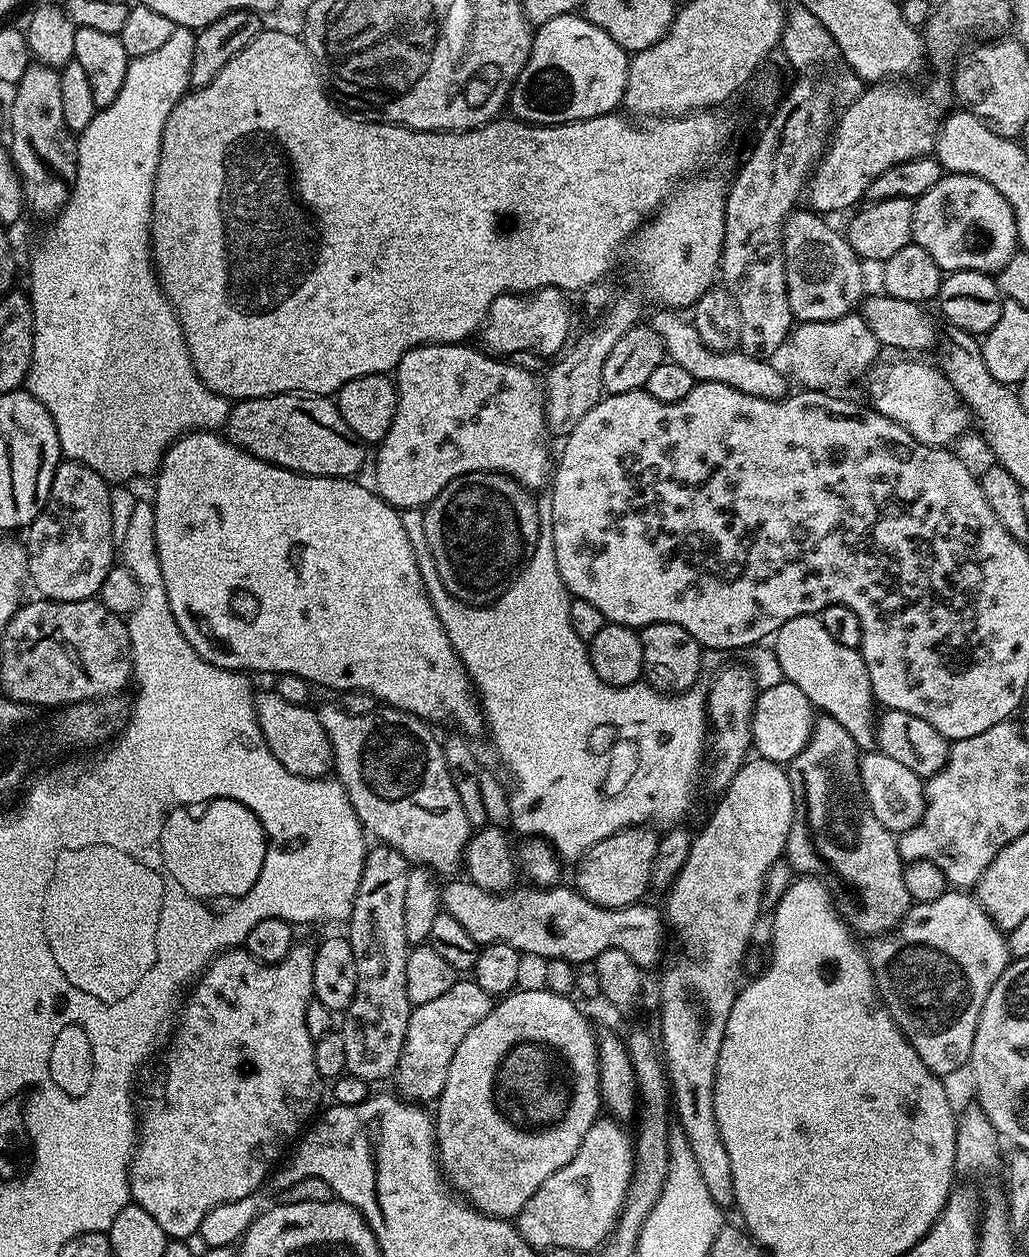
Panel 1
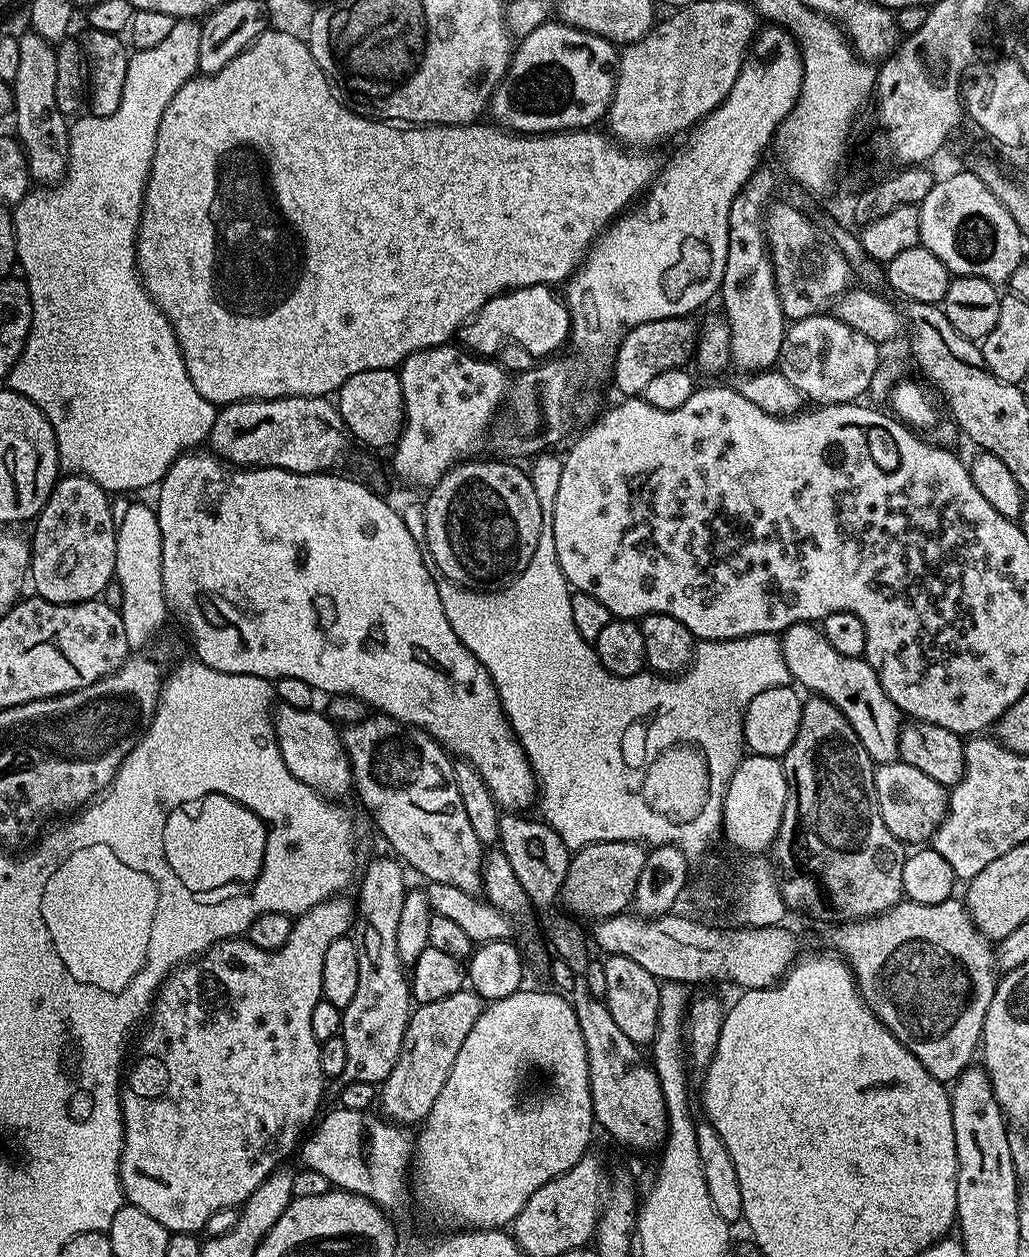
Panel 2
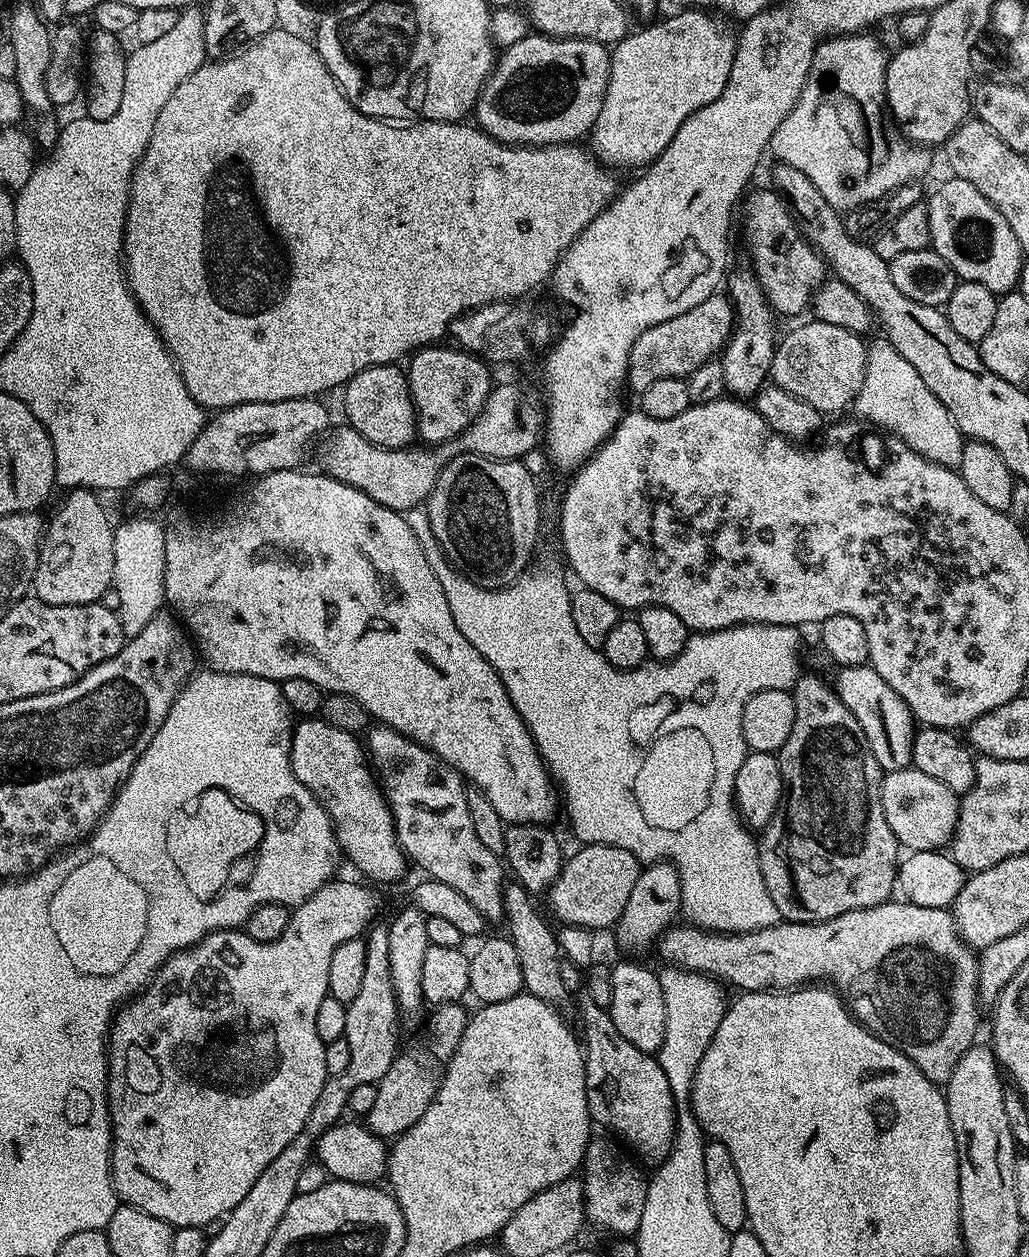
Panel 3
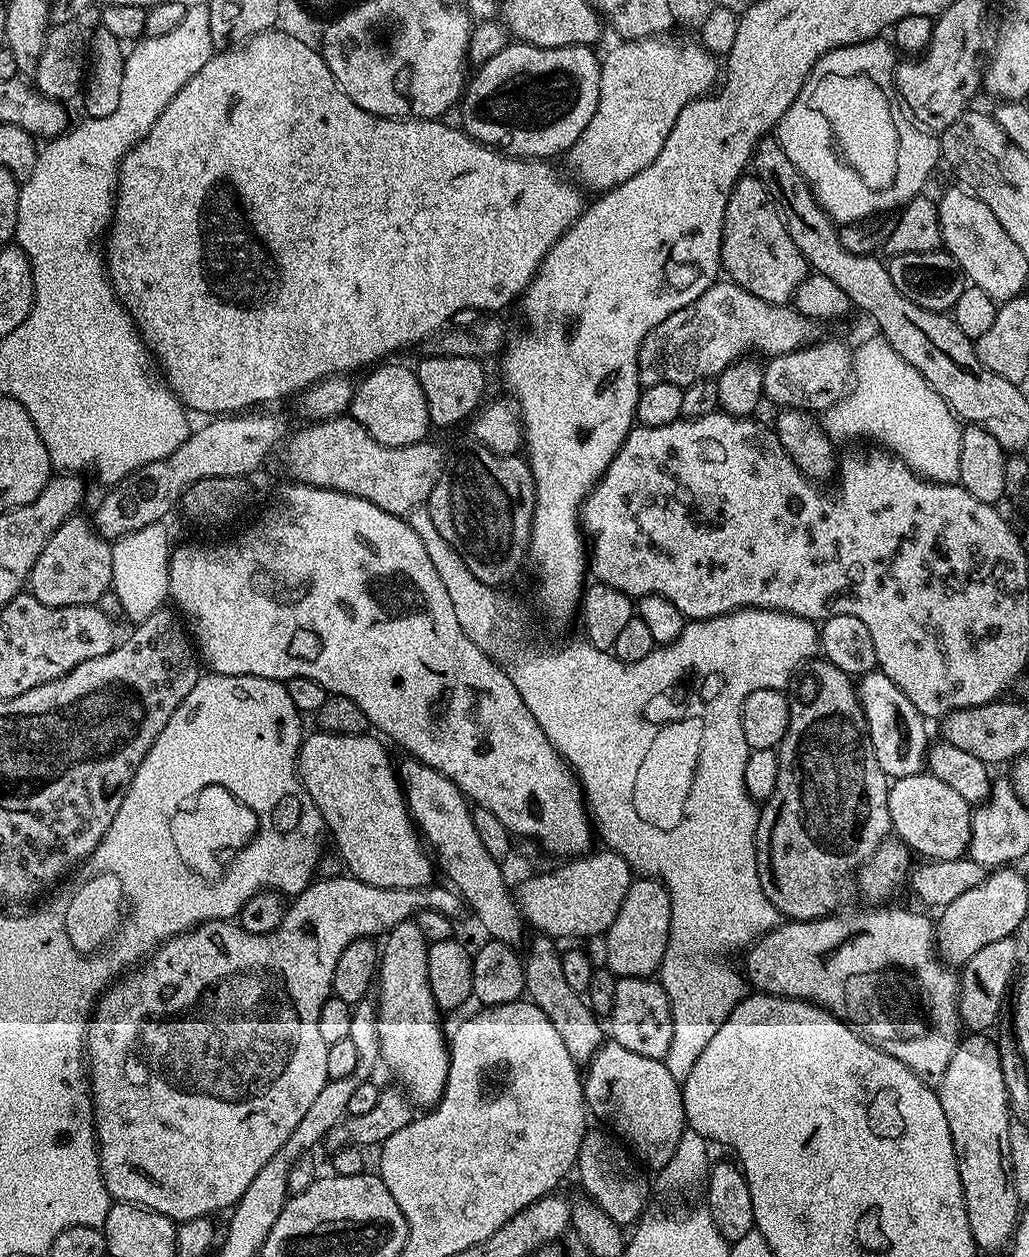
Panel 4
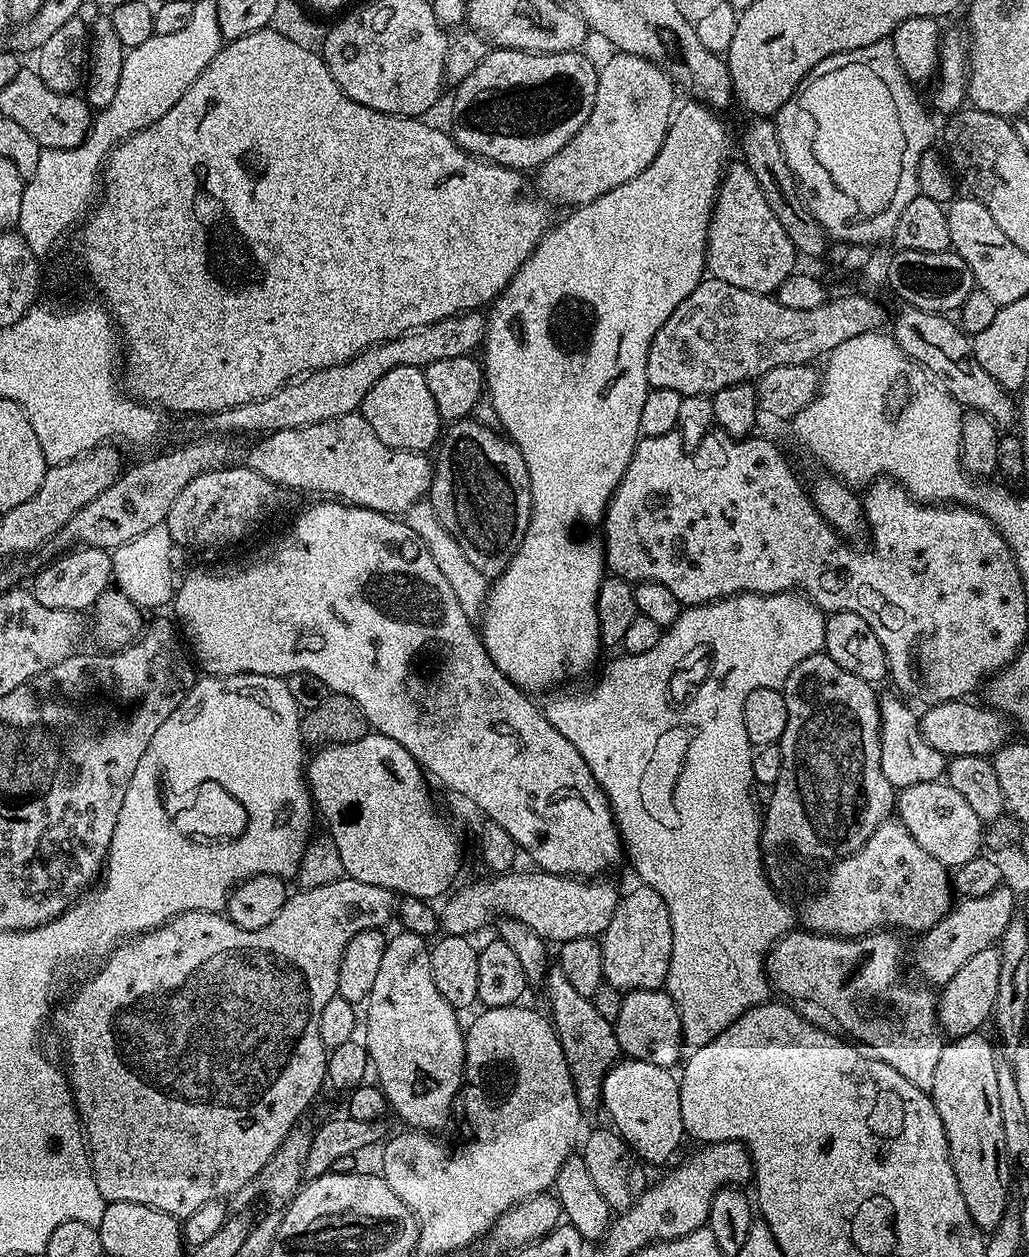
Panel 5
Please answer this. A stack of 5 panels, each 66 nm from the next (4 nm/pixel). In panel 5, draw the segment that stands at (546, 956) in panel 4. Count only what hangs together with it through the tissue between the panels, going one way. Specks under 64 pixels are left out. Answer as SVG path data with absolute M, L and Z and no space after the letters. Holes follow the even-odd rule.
M552 966L544 973L542 989L548 999L547 1015L556 1029L556 1037L562 1046L562 1054L566 1058L566 1066L570 1070L570 1078L574 1084L576 1098L581 1109L588 1110L601 1103L601 1088L604 1076L621 1055L620 1043L616 1037L613 1021L602 1018L598 1010L594 1010L591 998L578 994L574 986L570 986L570 978L562 974L559 966Z

